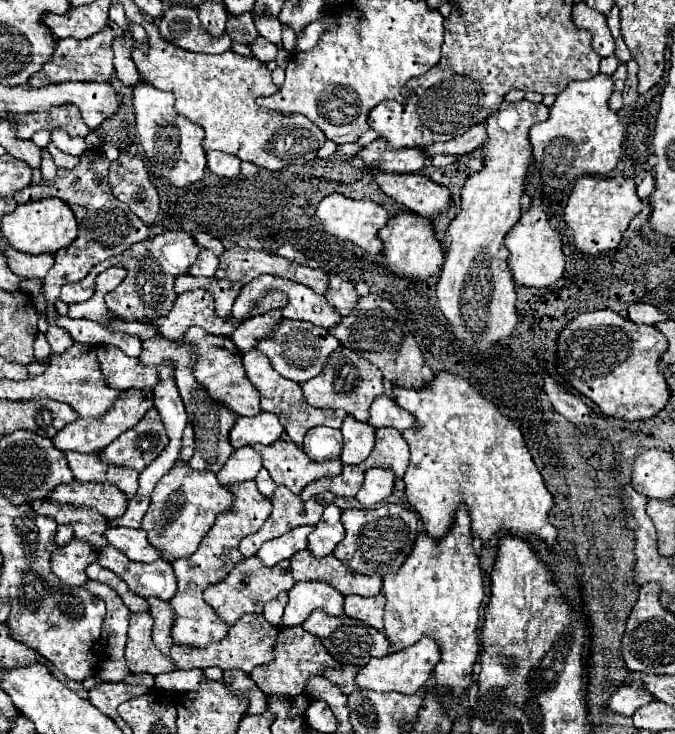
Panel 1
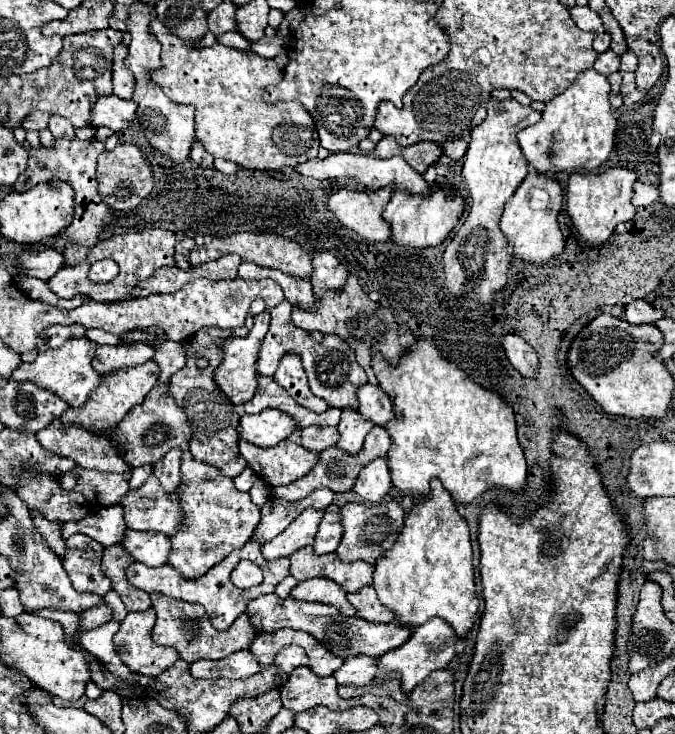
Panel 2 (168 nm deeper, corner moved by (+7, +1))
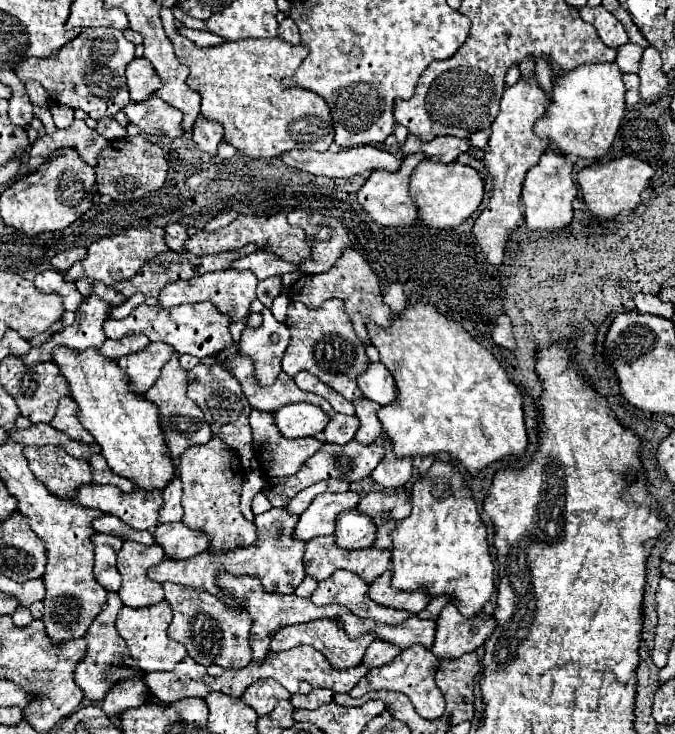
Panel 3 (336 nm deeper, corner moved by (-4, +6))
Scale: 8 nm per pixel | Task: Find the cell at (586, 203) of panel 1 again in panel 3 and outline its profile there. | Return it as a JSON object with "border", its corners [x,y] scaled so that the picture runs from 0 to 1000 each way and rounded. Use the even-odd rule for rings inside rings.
{"border":[[[920,213],[911,218],[902,218],[899,223],[876,223],[870,229],[864,229],[855,237],[855,251],[864,262],[867,278],[870,283],[890,297],[911,297],[920,286],[926,283],[944,283],[950,278],[950,262],[959,253],[959,248],[967,243],[970,232],[941,215],[941,213]]]}

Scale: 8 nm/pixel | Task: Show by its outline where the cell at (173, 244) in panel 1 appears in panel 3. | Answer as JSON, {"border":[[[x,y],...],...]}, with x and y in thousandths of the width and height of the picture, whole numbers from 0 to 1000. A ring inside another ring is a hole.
{"border":[[[194,311],[182,319],[173,319],[173,322],[161,322],[161,324],[150,324],[144,330],[138,330],[132,335],[132,346],[126,354],[114,357],[99,373],[96,373],[96,381],[99,384],[111,384],[117,379],[141,379],[141,381],[150,381],[156,387],[173,387],[179,381],[191,381],[197,379],[206,365],[221,354],[221,351],[230,351],[230,346],[239,346],[250,341],[247,332],[244,332],[244,313],[241,311]]]}

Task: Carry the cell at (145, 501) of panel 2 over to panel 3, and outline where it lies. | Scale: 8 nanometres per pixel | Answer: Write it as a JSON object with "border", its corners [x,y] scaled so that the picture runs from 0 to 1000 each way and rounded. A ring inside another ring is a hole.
{"border":[[[123,659],[102,681],[126,692],[147,692],[156,700],[167,700],[200,722],[227,719],[241,687],[241,676],[236,670],[218,673],[212,668],[200,668],[185,673],[161,659]]]}

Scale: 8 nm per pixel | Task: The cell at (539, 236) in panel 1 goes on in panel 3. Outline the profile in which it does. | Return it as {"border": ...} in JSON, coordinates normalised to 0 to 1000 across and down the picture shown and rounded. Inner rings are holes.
{"border":[[[819,196],[804,207],[796,226],[781,234],[775,251],[775,278],[778,278],[778,305],[787,313],[834,313],[849,297],[846,275],[855,267],[855,253],[849,248],[849,218],[837,210],[828,210]]]}

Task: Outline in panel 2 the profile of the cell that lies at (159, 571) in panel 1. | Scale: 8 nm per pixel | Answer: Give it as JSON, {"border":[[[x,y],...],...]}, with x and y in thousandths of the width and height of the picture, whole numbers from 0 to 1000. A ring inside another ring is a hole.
{"border":[[[367,737],[356,751],[344,751],[332,764],[326,764],[320,772],[314,772],[305,783],[299,783],[296,789],[280,790],[273,789],[267,781],[255,778],[252,770],[240,770],[240,772],[216,772],[210,767],[196,767],[190,775],[187,775],[187,786],[190,792],[201,800],[201,802],[210,802],[216,808],[240,808],[246,813],[255,813],[255,816],[270,816],[270,819],[283,822],[296,822],[311,846],[314,846],[314,854],[317,857],[335,857],[338,851],[347,849],[347,843],[353,838],[359,838],[364,832],[364,824],[379,816],[379,813],[388,813],[388,811],[397,811],[397,808],[406,808],[406,800],[427,783],[427,770],[430,764],[427,762],[406,762],[406,764],[394,764],[385,753],[385,740],[379,737]],[[356,762],[370,762],[376,764],[388,781],[391,781],[391,792],[382,797],[382,800],[373,800],[373,802],[353,802],[341,794],[341,781],[344,775],[353,770]]]}

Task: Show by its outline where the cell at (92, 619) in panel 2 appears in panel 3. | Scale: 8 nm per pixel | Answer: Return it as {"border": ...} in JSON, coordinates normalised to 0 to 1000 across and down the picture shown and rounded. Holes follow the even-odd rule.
{"border":[[[161,807],[159,809],[159,820],[150,831],[150,837],[138,845],[138,850],[132,853],[126,869],[132,875],[132,883],[129,883],[129,894],[123,902],[114,905],[111,910],[111,929],[117,932],[117,937],[123,940],[126,951],[132,954],[153,954],[156,946],[176,929],[185,929],[185,926],[197,926],[197,924],[212,924],[215,918],[206,916],[206,907],[200,907],[200,899],[194,896],[182,869],[173,864],[173,856],[170,856],[170,842],[176,837],[176,831],[182,828],[182,820],[176,815],[173,807]]]}

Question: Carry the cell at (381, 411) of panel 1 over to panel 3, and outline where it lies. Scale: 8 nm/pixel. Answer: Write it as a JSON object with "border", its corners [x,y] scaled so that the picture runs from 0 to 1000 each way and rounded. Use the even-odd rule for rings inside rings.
{"border":[[[547,493],[544,504],[538,510],[532,510],[529,523],[538,534],[538,540],[544,540],[547,545],[570,553],[585,548],[585,520],[579,507],[564,496],[564,493]]]}

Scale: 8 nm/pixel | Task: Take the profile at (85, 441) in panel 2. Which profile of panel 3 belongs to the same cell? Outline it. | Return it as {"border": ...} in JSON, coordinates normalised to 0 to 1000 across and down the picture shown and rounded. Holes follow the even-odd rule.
{"border":[[[105,540],[90,542],[87,553],[84,553],[84,564],[76,572],[76,580],[102,591],[108,599],[120,599],[126,605],[138,605],[138,594],[120,580],[120,575],[114,572],[114,550],[108,548]]]}

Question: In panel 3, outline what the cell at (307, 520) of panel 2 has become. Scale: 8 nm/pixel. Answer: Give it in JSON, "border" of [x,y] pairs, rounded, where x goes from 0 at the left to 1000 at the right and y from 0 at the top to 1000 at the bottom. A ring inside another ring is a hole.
{"border":[[[481,670],[473,673],[461,689],[446,700],[440,719],[437,719],[437,733],[458,738],[461,733],[470,730],[487,730],[496,725],[496,706],[508,695],[520,695],[532,687],[532,673],[529,670]]]}

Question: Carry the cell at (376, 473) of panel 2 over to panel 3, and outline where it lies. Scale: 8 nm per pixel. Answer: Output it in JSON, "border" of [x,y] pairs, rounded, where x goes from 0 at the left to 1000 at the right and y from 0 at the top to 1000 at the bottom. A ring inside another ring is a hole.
{"border":[[[570,594],[570,624],[553,640],[553,654],[570,665],[591,665],[609,651],[612,624],[591,624],[582,616],[579,599]]]}

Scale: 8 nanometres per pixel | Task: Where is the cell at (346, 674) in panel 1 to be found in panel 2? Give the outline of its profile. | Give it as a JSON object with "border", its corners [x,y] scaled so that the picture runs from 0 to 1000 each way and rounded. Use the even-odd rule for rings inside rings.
{"border":[[[516,895],[510,906],[495,917],[501,933],[545,933],[557,920],[560,898],[551,895]]]}

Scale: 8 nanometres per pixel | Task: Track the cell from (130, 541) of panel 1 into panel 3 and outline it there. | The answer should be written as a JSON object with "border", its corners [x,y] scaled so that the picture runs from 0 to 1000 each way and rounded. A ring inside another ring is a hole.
{"border":[[[271,711],[233,717],[227,730],[230,730],[230,738],[239,741],[244,755],[256,763],[283,760],[286,755],[295,755],[310,747],[310,730],[277,719]]]}

